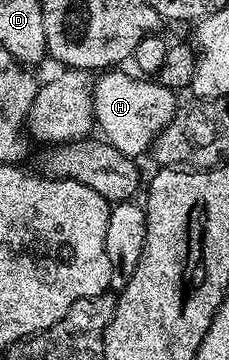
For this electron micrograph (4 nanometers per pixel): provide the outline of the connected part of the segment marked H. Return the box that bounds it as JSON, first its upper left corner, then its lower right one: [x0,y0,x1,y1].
[91,70,177,158]

